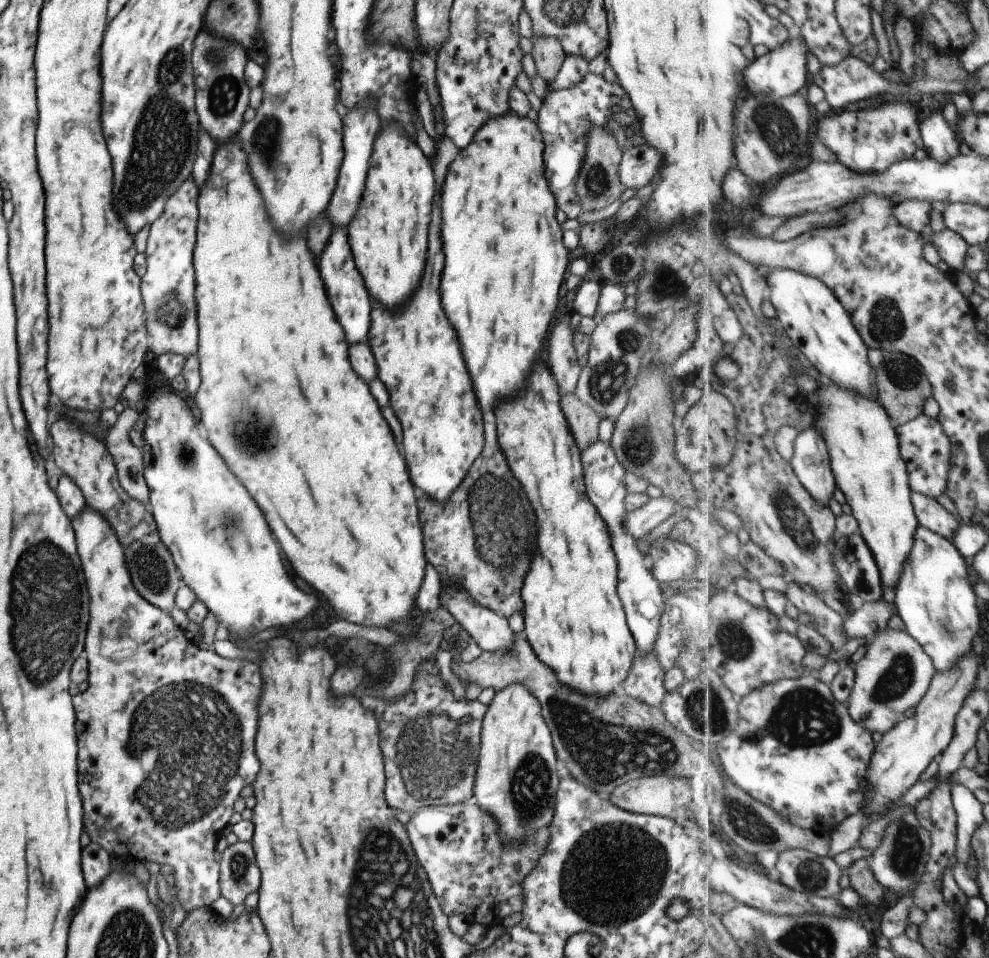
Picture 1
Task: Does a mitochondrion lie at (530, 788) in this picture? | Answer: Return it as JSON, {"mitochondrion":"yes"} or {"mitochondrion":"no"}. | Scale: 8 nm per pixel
{"mitochondrion":"yes"}

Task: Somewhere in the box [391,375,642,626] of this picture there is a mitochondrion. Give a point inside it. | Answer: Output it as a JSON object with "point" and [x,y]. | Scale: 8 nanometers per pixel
{"point":[495,533]}

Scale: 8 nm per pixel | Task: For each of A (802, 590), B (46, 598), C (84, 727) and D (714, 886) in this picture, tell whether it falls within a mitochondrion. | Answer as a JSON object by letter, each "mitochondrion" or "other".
{"A":"other","B":"mitochondrion","C":"other","D":"other"}

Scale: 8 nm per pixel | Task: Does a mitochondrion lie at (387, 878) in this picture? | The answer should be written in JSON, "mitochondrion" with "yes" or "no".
{"mitochondrion":"yes"}

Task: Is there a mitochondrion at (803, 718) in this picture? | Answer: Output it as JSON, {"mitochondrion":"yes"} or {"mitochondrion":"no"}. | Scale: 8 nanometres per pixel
{"mitochondrion":"yes"}

